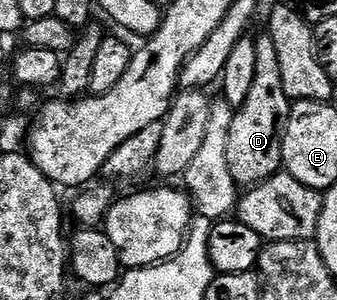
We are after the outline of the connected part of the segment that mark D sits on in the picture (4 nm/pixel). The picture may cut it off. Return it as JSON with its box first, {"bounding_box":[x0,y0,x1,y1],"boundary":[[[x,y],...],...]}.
{"bounding_box":[226,34,292,189],"boundary":[[[261,34],[256,39],[256,52],[258,66],[254,68],[254,85],[250,85],[246,101],[235,112],[226,144],[230,174],[240,189],[255,187],[281,170],[284,162],[282,141],[292,108],[292,103],[282,89],[282,68],[278,66],[278,52],[274,50],[274,41],[270,41],[268,34]]]}

